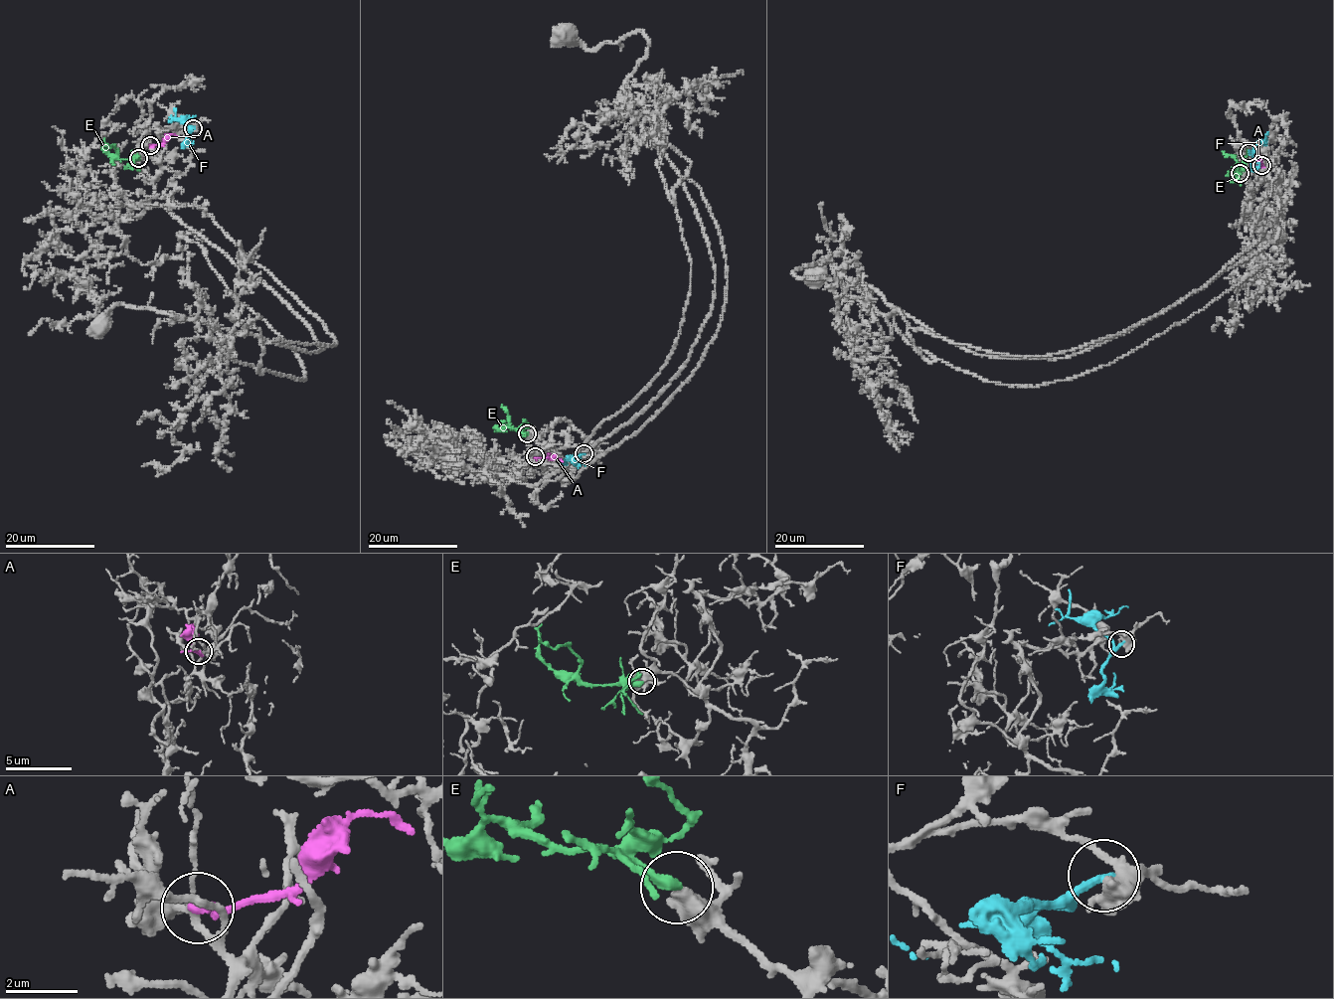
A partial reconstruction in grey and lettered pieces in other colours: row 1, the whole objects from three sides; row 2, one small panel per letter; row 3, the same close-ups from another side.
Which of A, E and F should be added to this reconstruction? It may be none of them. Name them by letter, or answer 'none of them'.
E

